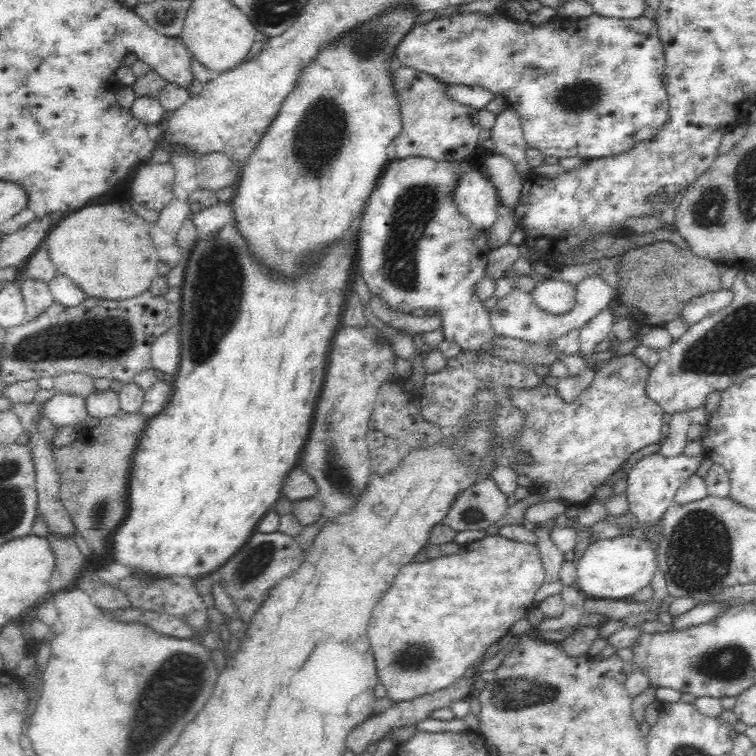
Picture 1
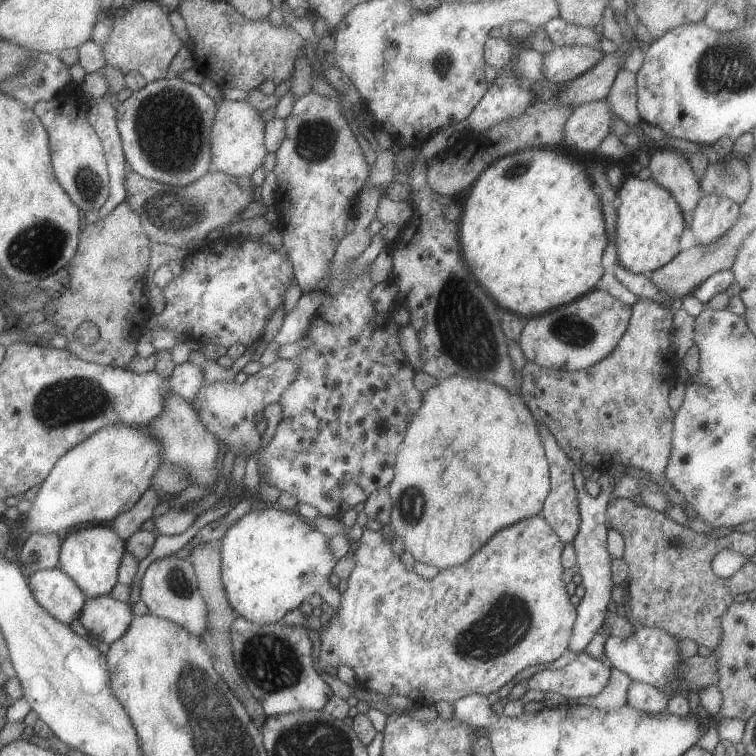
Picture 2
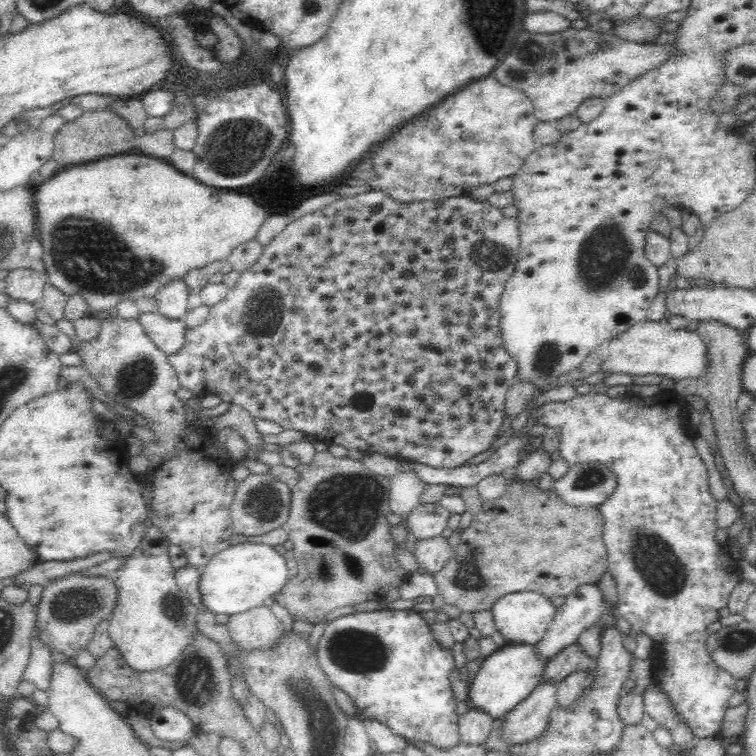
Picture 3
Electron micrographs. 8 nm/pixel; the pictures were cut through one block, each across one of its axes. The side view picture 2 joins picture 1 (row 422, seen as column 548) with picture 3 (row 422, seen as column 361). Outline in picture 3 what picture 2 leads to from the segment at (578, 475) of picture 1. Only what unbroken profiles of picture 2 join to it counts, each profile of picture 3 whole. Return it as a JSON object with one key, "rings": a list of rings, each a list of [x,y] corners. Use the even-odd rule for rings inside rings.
{"rings":[[[674,390],[660,391],[656,396],[639,397],[635,394],[627,395],[622,400],[612,399],[607,394],[599,394],[598,392],[582,393],[581,396],[574,396],[566,402],[548,402],[542,405],[535,412],[537,424],[544,424],[545,428],[555,428],[559,432],[558,450],[561,458],[567,461],[569,468],[574,465],[582,463],[598,462],[598,464],[608,465],[610,469],[614,469],[614,473],[618,475],[618,486],[610,498],[606,502],[602,502],[599,506],[604,517],[604,526],[602,530],[603,541],[608,553],[608,562],[606,570],[608,570],[616,582],[616,590],[618,592],[618,607],[617,612],[622,618],[623,624],[630,624],[630,630],[637,634],[646,634],[652,638],[655,643],[656,654],[664,652],[664,657],[660,660],[660,674],[656,674],[659,686],[662,687],[664,693],[670,695],[670,701],[676,709],[676,713],[680,715],[680,719],[684,719],[696,739],[708,738],[708,736],[719,735],[722,730],[722,719],[726,709],[730,707],[730,697],[736,692],[736,682],[730,673],[718,668],[712,661],[710,654],[706,651],[706,640],[709,633],[706,631],[712,622],[719,621],[719,610],[728,605],[728,598],[730,597],[734,587],[741,582],[742,578],[739,573],[739,567],[736,566],[737,560],[731,558],[724,550],[725,544],[719,544],[714,537],[714,532],[718,530],[716,520],[717,500],[712,497],[707,483],[707,469],[706,465],[700,459],[700,455],[696,453],[694,441],[690,436],[684,433],[684,424],[688,422],[688,412],[691,410],[684,396],[677,394]]]}

